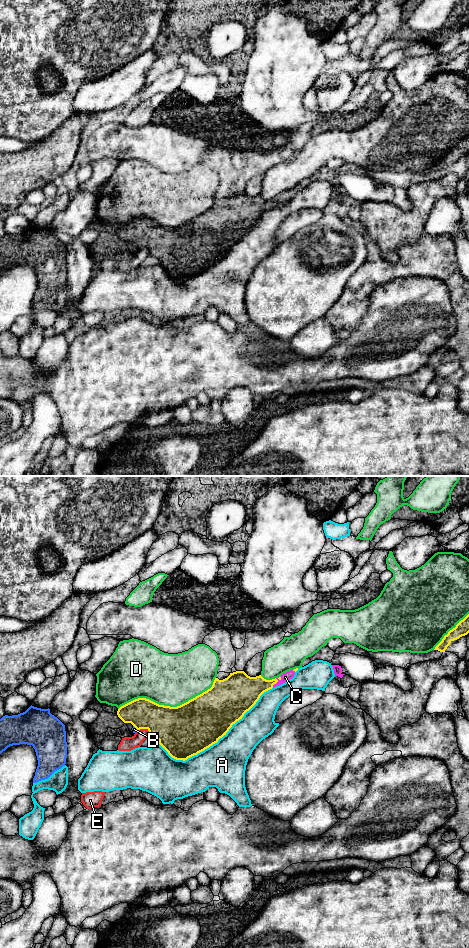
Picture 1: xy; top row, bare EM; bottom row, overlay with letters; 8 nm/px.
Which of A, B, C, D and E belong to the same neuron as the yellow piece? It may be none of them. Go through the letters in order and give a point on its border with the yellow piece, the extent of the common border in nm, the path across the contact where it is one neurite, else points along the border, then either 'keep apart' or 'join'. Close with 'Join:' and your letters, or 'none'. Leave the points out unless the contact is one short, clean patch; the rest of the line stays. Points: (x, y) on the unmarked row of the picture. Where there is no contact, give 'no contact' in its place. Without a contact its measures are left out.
A: xy (217, 261) | 1000 nm | keep apart
B: xy (135, 247) | 60 nm | along xy (133, 245), (137, 250) | keep apart
C: xy (276, 202) | 120 nm | across xy (246, 210), (258, 205), (276, 202), (285, 197) | join
D: xy (169, 226) | 850 nm | keep apart
E: xy (144, 248) | 110 nm | keep apart
Join: C

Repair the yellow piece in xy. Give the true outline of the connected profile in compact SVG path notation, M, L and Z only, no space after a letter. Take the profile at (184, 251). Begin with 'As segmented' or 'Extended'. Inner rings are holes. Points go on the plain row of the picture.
Extended. M290 190L272 200L266 200L261 195L250 197L244 191L236 191L223 200L215 198L210 209L180 226L164 226L138 218L121 226L117 235L124 243L131 243L137 251L147 249L149 255L155 256L172 278L185 281L217 263L264 212L289 201L297 190Z

